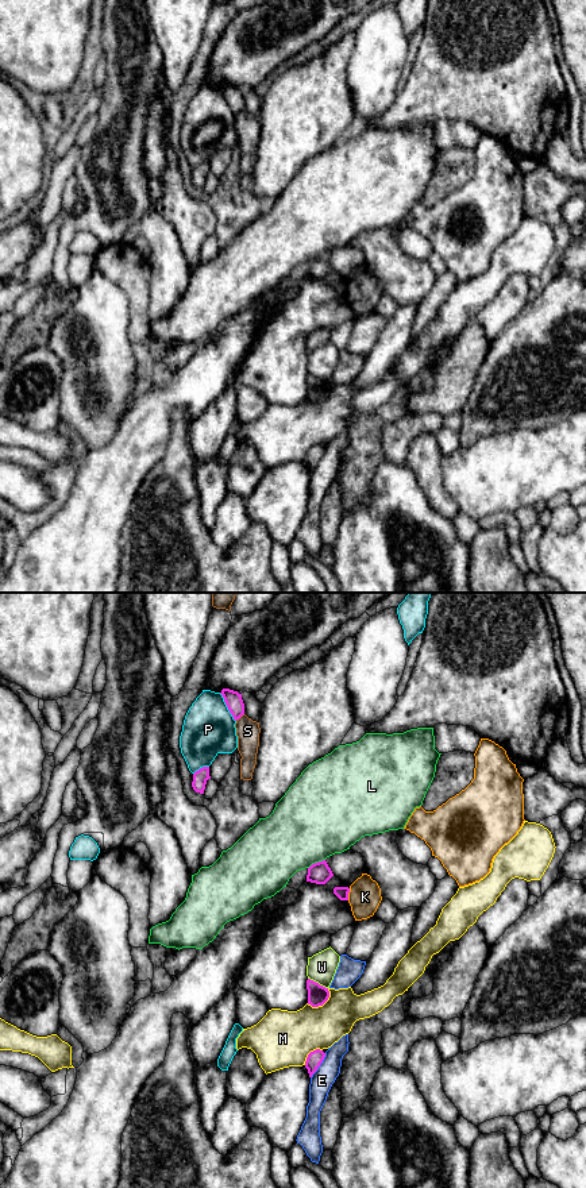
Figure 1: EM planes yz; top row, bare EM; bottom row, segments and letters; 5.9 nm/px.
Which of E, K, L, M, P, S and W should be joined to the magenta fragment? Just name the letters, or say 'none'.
none

